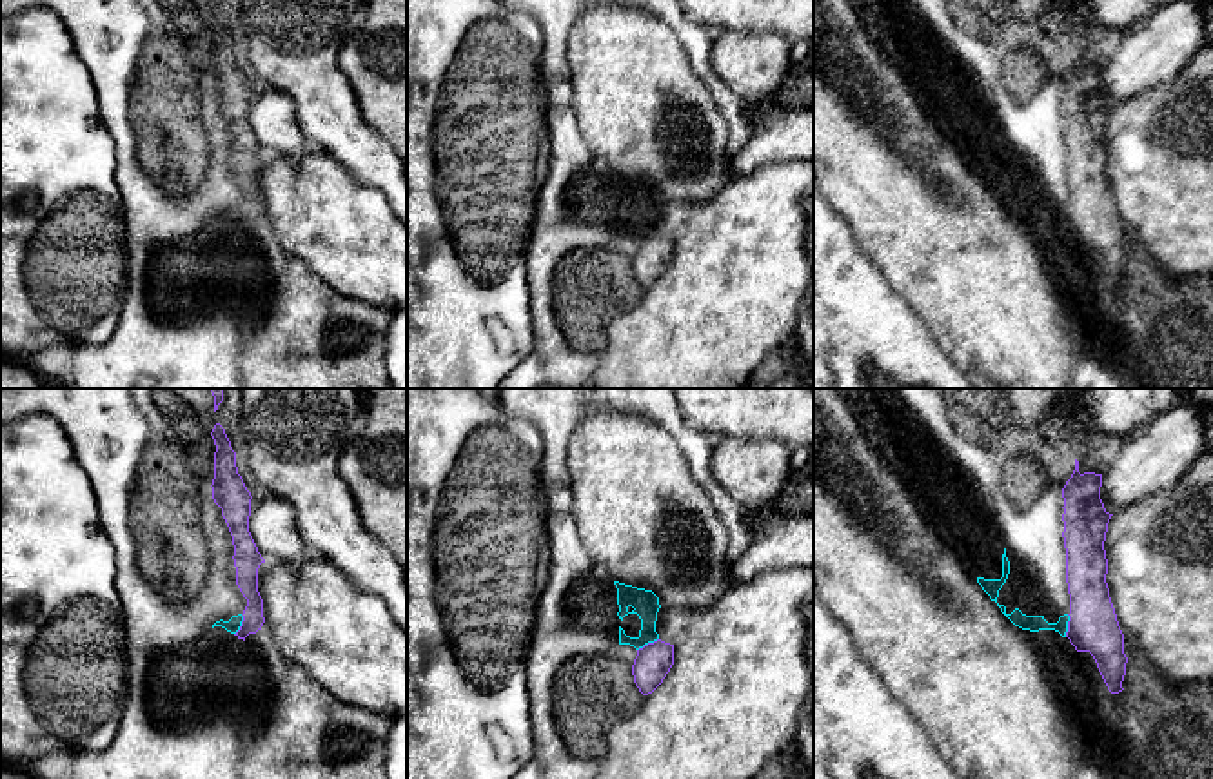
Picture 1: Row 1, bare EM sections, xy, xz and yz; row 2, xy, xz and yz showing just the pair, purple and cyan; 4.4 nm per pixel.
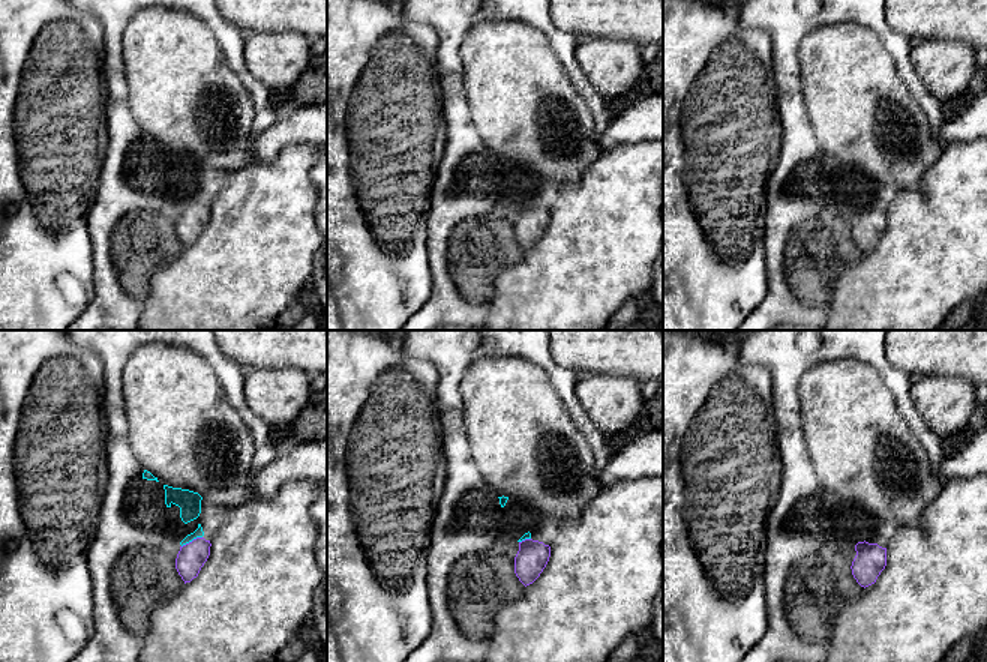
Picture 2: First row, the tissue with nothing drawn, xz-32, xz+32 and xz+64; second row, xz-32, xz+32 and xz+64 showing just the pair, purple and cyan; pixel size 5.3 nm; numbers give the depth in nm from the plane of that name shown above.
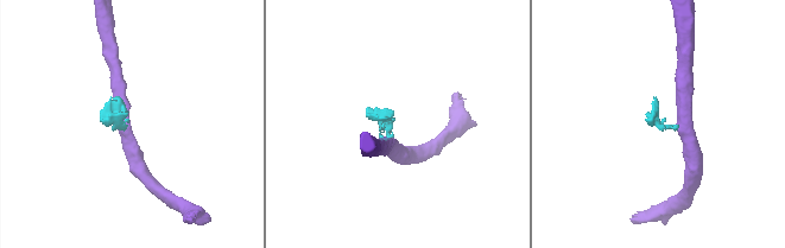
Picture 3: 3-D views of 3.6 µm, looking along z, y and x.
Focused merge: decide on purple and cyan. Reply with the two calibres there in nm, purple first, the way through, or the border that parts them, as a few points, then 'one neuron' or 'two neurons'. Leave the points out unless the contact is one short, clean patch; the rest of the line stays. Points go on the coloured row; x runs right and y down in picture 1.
220 nm thick on the purple side, 80 nm on the other; border along yz (1068, 614), (1065, 636); two neurons

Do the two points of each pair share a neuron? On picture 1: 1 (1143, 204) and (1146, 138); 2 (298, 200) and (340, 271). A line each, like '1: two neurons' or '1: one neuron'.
1: one neuron
2: one neuron

